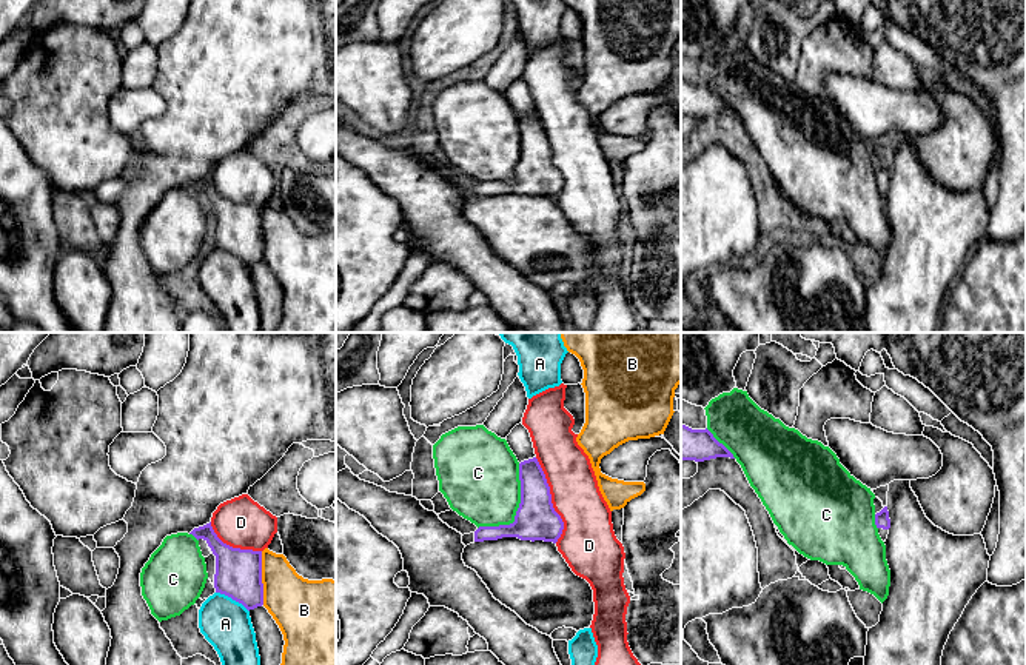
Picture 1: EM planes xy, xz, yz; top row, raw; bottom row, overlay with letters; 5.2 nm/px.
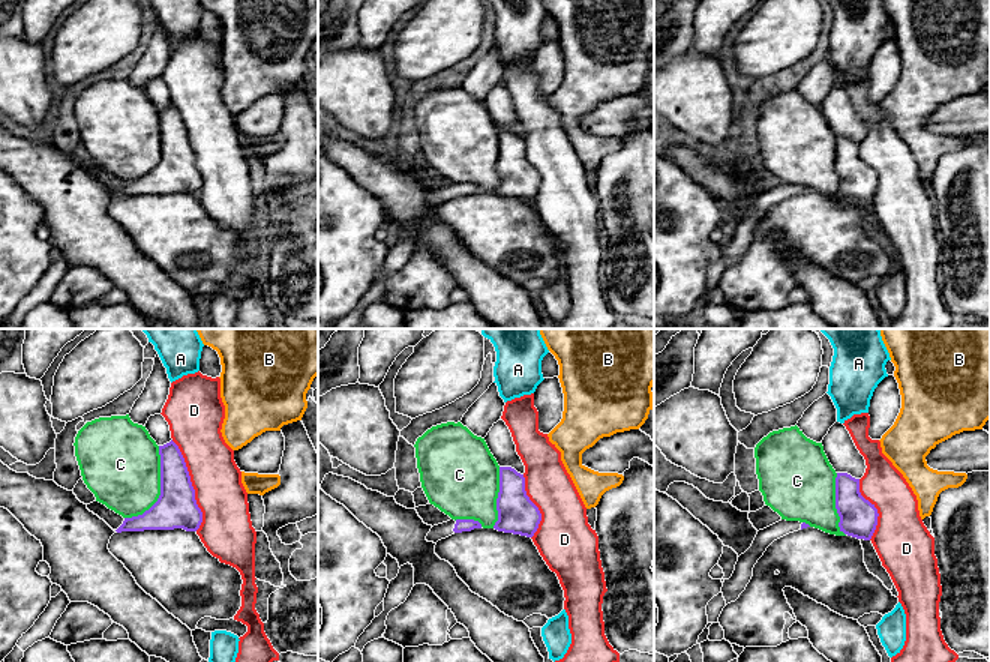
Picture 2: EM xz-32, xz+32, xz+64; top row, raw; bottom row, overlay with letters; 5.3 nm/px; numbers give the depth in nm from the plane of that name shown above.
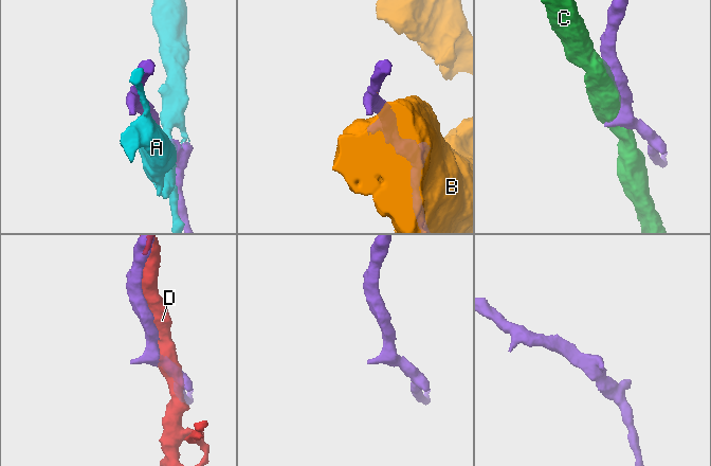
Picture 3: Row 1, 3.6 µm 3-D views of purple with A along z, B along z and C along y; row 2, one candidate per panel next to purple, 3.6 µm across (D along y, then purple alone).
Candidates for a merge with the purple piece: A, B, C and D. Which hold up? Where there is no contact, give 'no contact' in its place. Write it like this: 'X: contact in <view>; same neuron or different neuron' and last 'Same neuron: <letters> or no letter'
A: contact in xy; different neuron
B: contact in xy; different neuron
C: contact in xz; different neuron
D: contact in xz; different neuron
Same neuron: no letter

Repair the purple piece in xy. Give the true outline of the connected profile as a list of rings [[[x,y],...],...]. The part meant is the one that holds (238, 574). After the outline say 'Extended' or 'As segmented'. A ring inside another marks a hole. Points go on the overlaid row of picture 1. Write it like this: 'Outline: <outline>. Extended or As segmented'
Outline: [[[211,522],[194,528],[189,534],[197,540],[203,539],[216,556],[216,593],[231,597],[242,603],[248,611],[263,605],[262,551],[240,550],[223,543],[214,533]]]. As segmented

